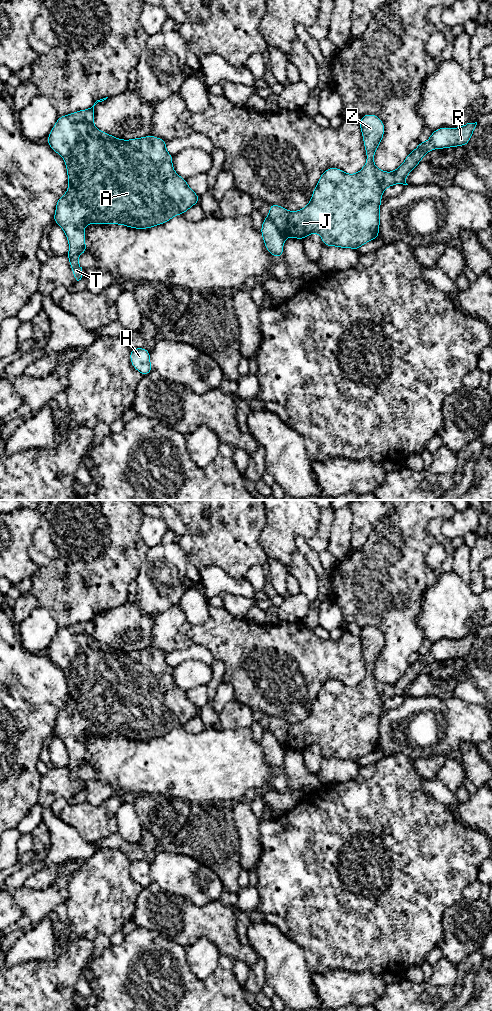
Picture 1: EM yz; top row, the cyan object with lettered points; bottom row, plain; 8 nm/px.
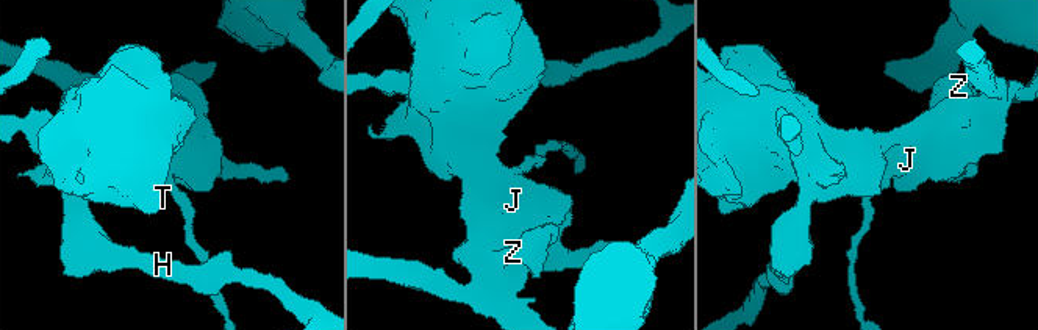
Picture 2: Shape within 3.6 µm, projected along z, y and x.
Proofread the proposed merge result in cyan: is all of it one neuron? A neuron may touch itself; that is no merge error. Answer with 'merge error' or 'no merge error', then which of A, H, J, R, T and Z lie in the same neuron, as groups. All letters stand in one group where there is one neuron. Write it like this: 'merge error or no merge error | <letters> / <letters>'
merge error | A J R T Z / H

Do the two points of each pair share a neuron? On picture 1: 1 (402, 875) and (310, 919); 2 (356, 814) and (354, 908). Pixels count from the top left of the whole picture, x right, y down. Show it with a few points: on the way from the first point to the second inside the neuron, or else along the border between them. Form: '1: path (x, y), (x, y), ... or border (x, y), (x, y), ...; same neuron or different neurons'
1: path (379, 875), (345, 885), (333, 897); same neuron
2: path (355, 837), (353, 880), (351, 885); same neuron

